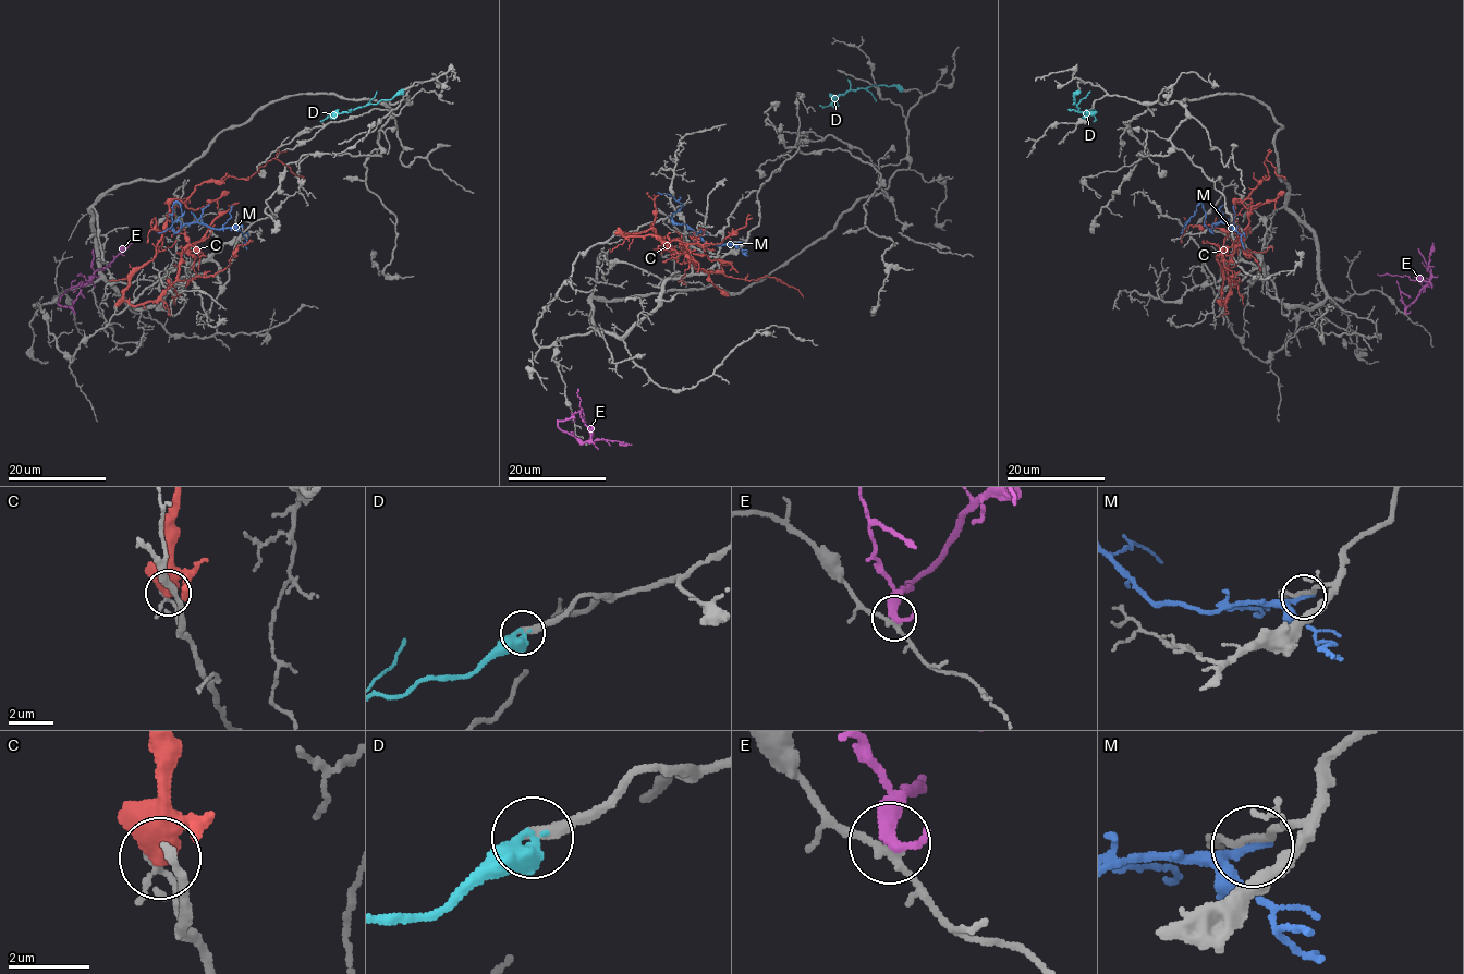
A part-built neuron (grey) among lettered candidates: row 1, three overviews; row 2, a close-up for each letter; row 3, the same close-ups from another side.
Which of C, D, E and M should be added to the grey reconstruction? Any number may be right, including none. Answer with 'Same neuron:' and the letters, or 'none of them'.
Same neuron: D

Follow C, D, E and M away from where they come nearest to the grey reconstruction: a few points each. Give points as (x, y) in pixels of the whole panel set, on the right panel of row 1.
C: (1221, 305), (1218, 255), (1233, 220), (1236, 203), (1269, 178), (1266, 158), (1285, 179)
D: (1078, 90), (1073, 104), (1082, 112), (1089, 112), (1094, 121)
E: (1405, 313), (1408, 305), (1430, 283), (1411, 280), (1404, 275), (1377, 274)
M: (1231, 226), (1233, 229), (1222, 222), (1212, 223), (1211, 232), (1204, 223), (1202, 203), (1181, 233)

